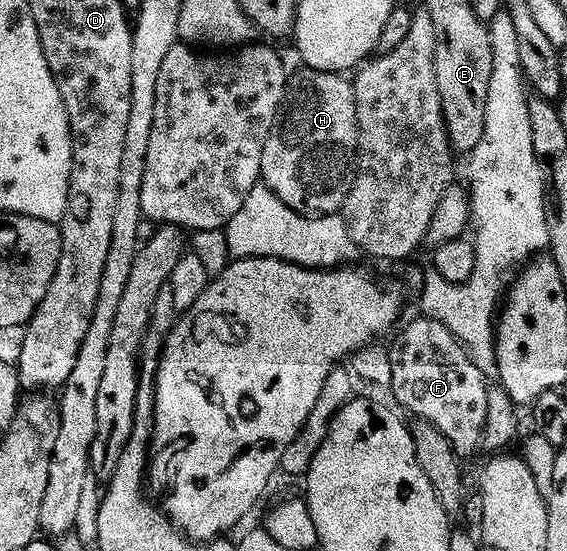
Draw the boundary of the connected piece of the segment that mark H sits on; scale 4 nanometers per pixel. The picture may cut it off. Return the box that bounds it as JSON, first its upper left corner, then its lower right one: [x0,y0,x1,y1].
[261,69,359,217]

